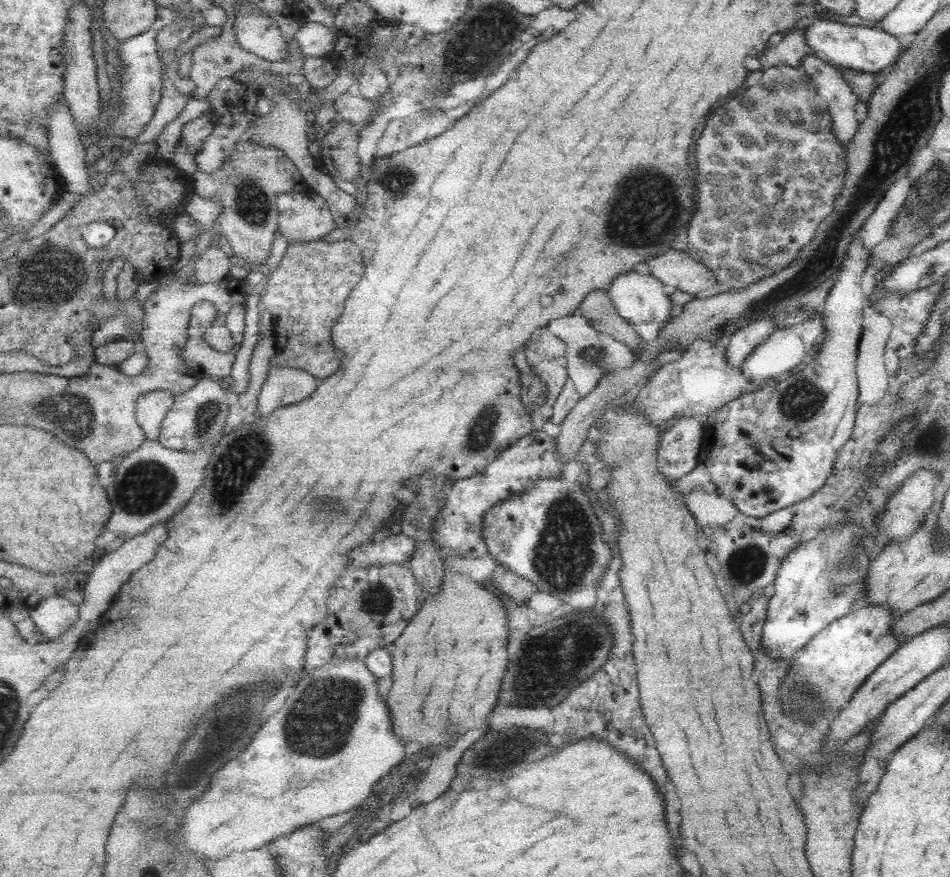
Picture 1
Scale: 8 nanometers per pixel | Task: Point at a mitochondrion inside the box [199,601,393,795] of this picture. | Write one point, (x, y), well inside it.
(340, 698)

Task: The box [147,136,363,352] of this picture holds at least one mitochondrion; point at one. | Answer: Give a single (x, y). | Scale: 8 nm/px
(251, 202)

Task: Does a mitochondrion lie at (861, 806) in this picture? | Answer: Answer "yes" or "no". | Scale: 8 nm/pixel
no

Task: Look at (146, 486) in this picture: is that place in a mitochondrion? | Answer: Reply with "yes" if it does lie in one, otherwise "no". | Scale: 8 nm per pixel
yes

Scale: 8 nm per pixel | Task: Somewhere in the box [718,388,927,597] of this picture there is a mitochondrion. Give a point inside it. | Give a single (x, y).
(745, 565)

